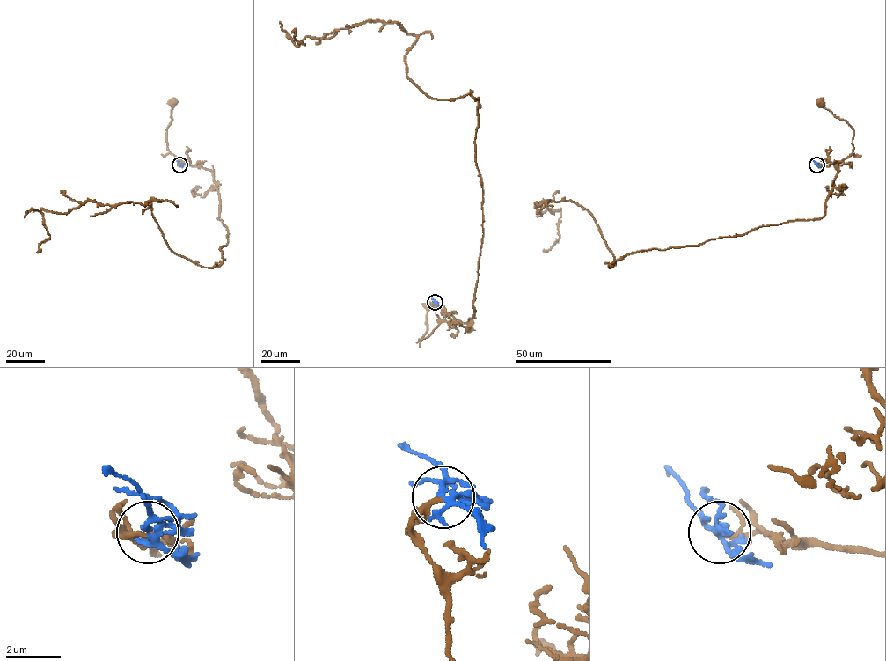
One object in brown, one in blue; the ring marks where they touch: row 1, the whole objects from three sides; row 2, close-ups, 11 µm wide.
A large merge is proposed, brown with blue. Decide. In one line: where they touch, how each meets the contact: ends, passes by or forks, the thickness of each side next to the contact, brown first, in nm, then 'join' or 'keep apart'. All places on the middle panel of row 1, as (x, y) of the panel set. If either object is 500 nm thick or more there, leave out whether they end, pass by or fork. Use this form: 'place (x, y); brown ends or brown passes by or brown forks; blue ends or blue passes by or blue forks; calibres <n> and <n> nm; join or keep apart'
place (435, 302); brown passes by; blue forks; calibres 130 and 200 nm; join

